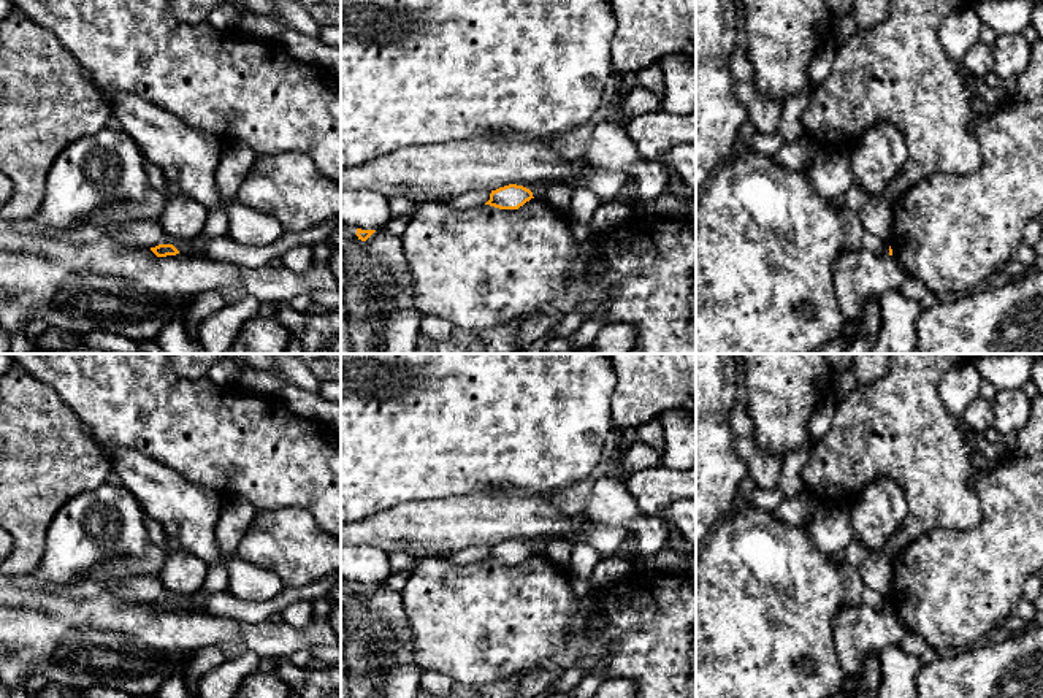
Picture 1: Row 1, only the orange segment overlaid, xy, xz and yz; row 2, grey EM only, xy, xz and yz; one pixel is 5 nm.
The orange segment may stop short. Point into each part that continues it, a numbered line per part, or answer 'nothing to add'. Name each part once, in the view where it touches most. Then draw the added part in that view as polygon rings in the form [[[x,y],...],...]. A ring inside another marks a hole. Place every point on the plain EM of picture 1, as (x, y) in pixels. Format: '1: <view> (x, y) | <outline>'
nothing to add

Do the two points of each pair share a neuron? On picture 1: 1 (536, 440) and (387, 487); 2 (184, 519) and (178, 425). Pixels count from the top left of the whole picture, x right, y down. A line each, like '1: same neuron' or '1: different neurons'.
1: same neuron
2: different neurons

